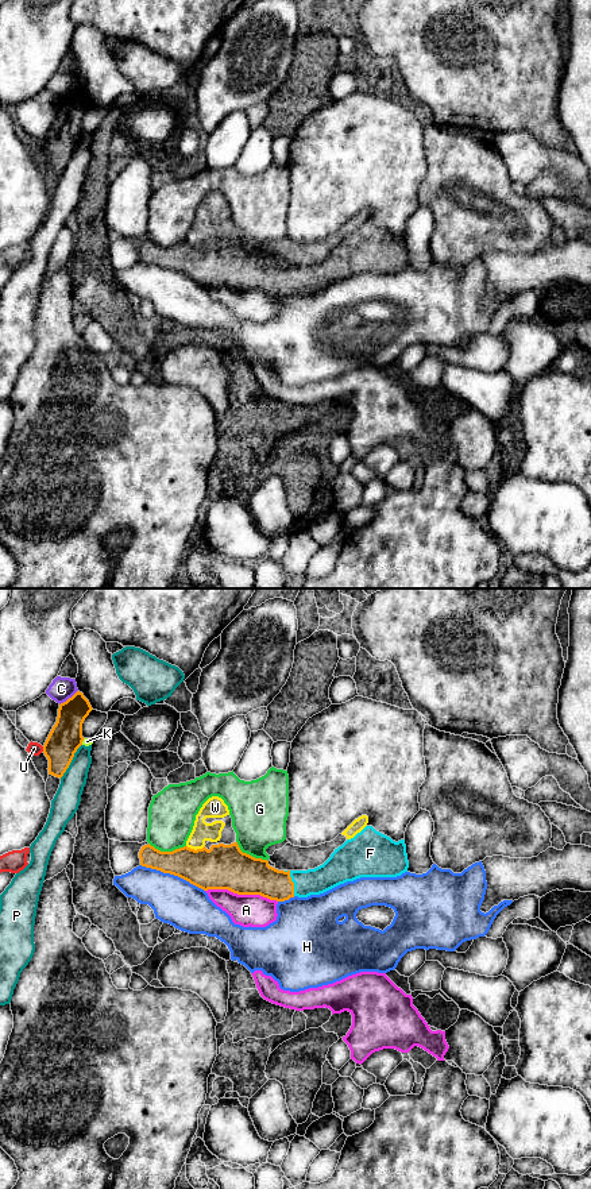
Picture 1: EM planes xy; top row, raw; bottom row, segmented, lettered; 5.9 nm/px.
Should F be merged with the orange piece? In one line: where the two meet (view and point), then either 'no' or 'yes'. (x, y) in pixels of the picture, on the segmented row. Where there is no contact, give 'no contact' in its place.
contact xy (292, 881); yes

